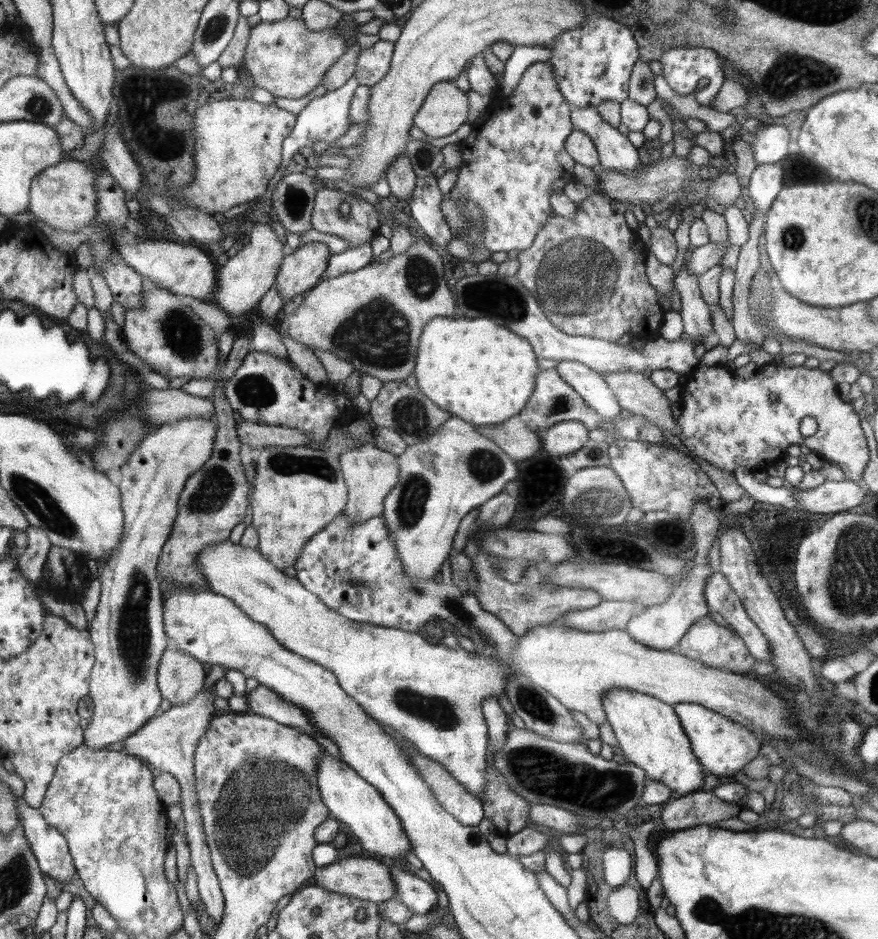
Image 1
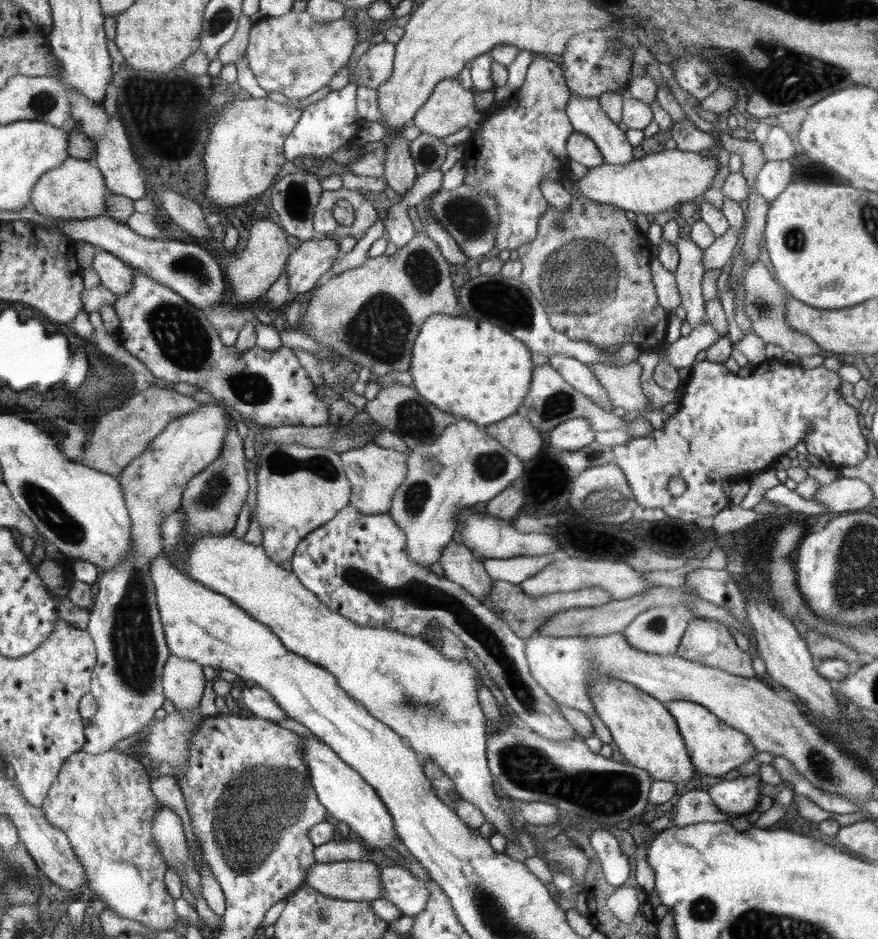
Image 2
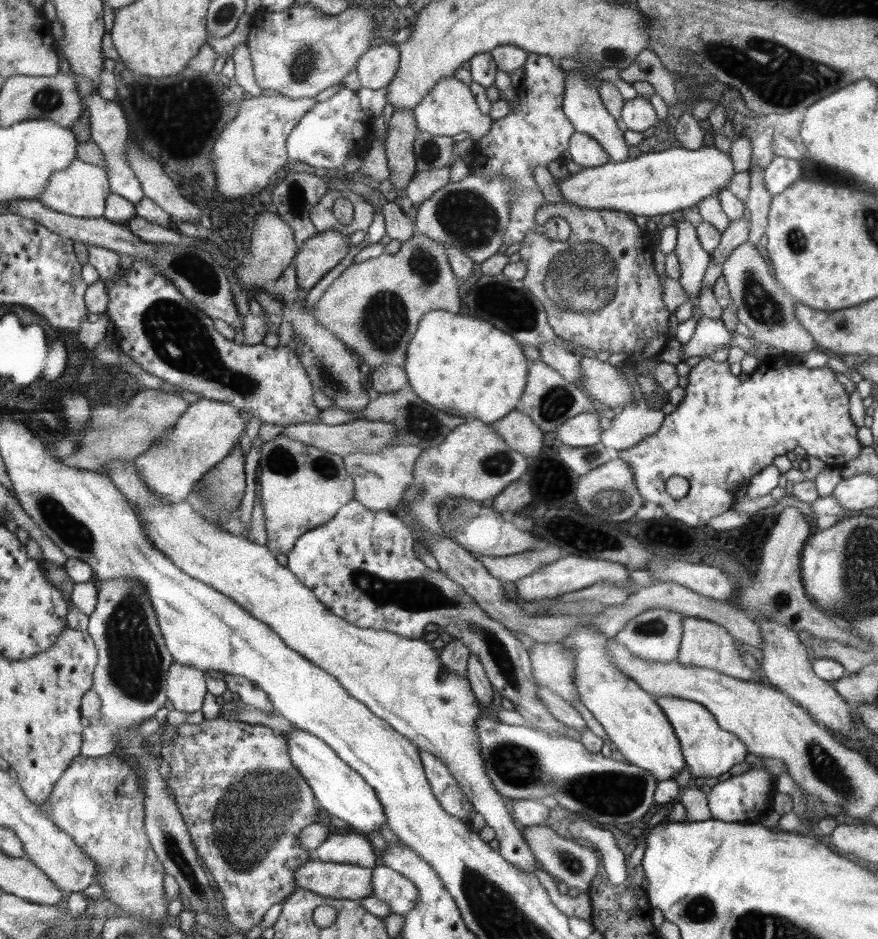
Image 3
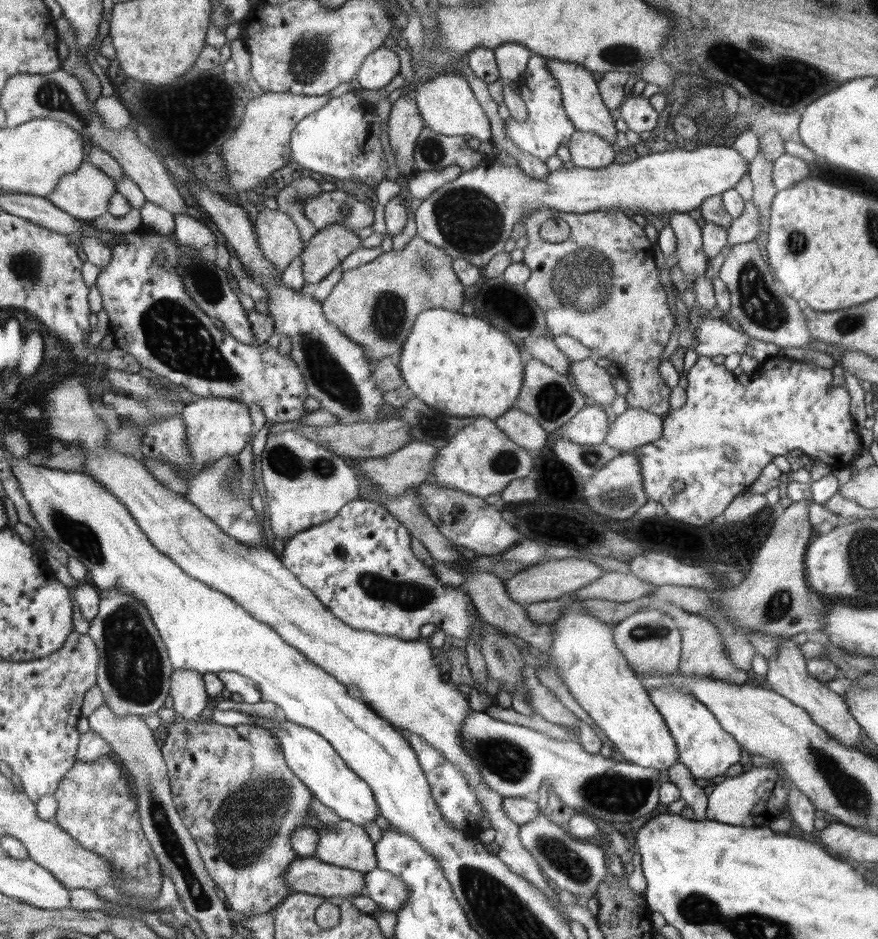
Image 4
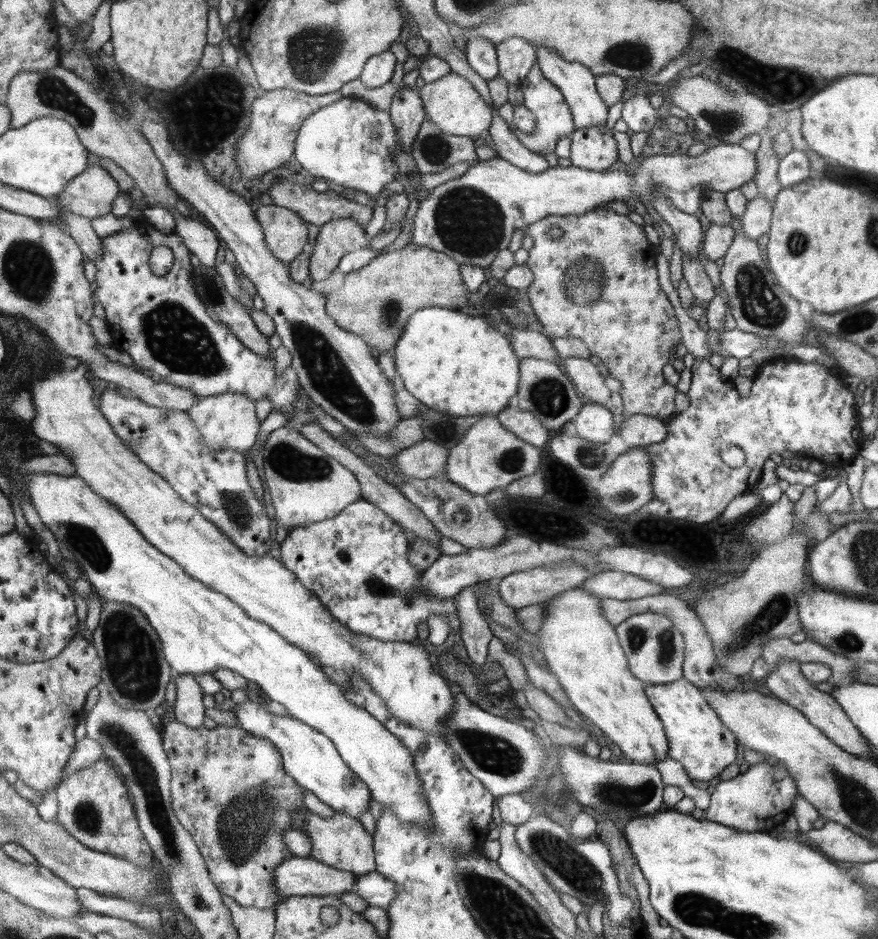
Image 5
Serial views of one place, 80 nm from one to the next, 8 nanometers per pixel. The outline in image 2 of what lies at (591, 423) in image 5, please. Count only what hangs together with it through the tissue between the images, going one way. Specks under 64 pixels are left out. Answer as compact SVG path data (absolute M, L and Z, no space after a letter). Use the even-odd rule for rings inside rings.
M586 417L565 420L550 430L550 444L562 450L578 450L595 441L595 430Z

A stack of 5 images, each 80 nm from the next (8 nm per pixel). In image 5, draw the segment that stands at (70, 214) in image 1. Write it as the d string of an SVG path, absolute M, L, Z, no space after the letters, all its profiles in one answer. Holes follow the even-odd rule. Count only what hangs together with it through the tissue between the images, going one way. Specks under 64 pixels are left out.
M88 164L82 174L66 184L64 190L56 196L56 202L72 214L93 219L110 214L114 199L121 191L105 168Z

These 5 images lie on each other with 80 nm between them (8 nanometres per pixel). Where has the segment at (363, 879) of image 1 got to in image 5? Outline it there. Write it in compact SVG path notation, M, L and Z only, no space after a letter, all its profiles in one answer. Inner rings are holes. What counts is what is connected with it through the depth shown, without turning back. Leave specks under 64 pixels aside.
M292 857L274 870L274 888L282 896L339 895L354 888L358 876L318 862L314 857Z

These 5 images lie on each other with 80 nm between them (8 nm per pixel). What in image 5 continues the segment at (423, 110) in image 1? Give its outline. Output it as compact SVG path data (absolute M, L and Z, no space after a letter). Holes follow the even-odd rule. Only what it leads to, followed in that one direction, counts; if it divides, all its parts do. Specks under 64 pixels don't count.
M456 73L424 84L417 88L417 93L422 99L426 118L430 119L442 132L452 136L480 138L489 135L492 122L491 106L480 96L480 93L468 82L466 78Z

